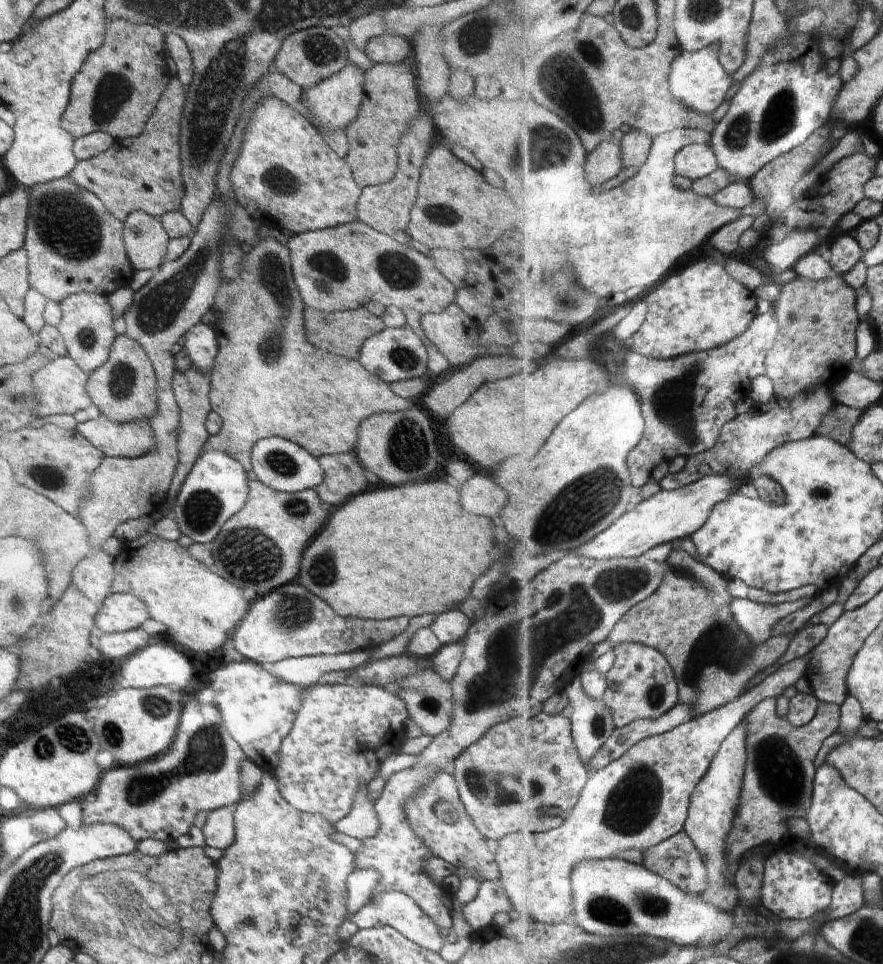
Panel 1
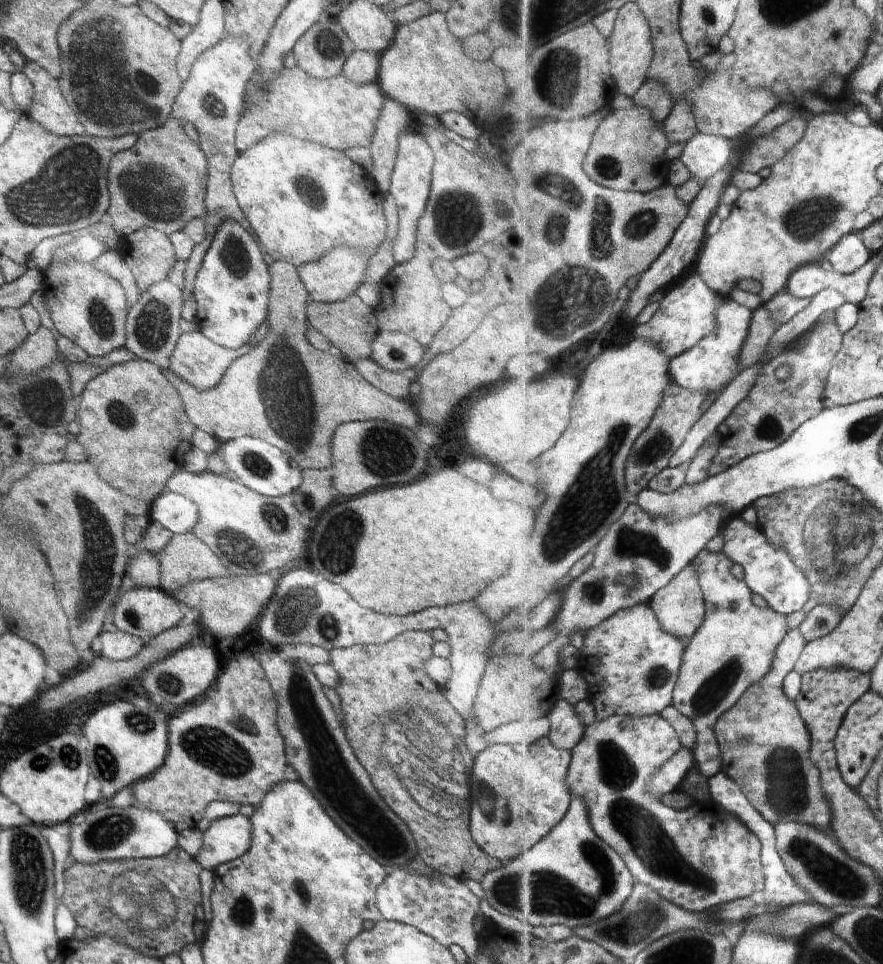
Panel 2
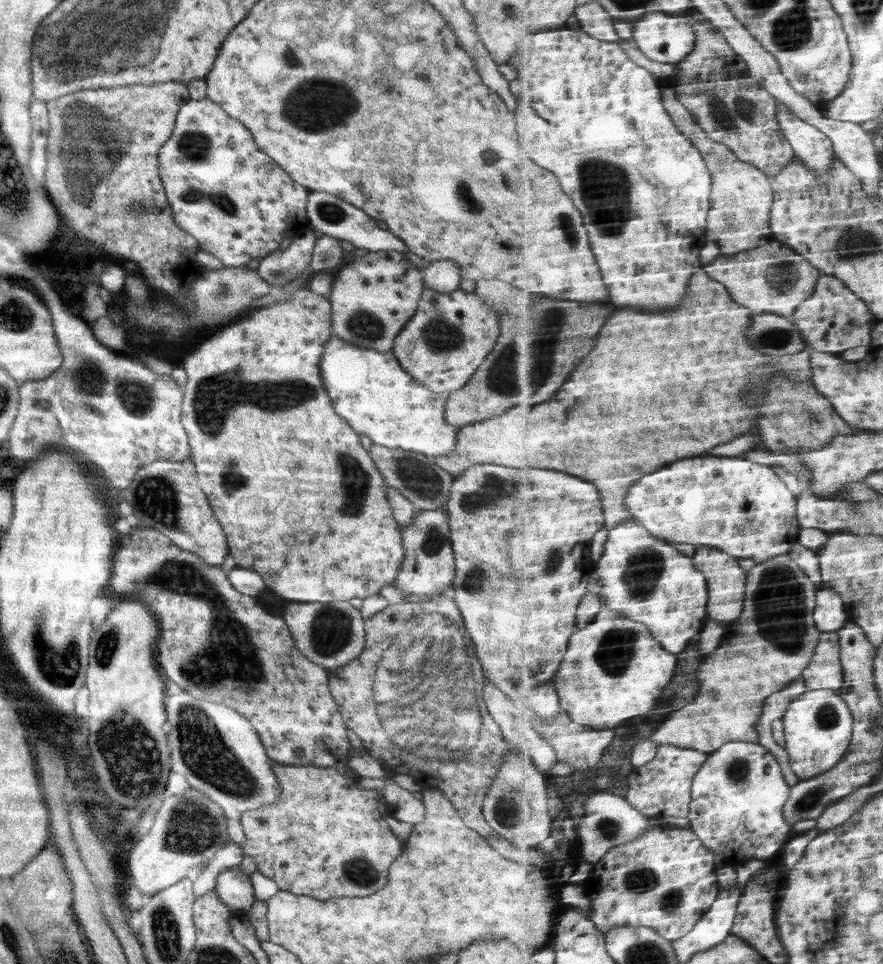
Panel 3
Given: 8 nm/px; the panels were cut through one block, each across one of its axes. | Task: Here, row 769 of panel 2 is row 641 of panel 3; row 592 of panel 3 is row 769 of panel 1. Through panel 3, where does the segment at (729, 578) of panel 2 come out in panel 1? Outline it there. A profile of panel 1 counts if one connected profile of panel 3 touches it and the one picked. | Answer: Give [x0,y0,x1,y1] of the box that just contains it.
[495,655,811,923]

